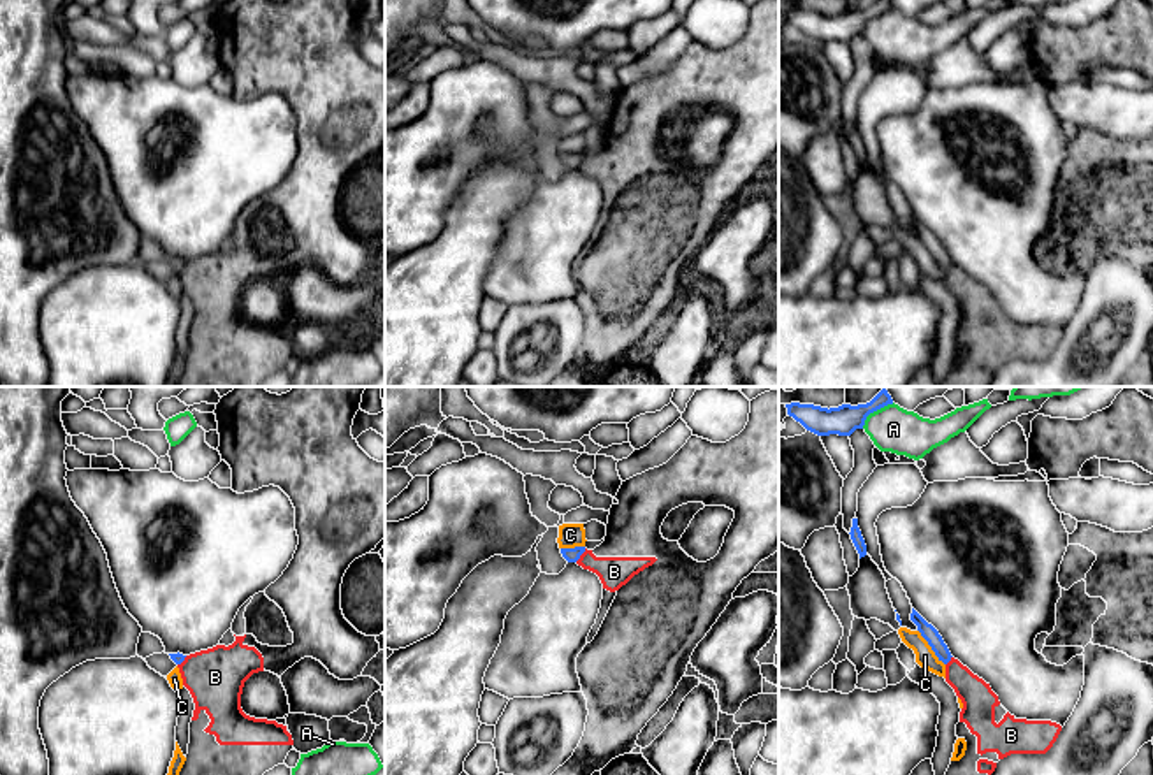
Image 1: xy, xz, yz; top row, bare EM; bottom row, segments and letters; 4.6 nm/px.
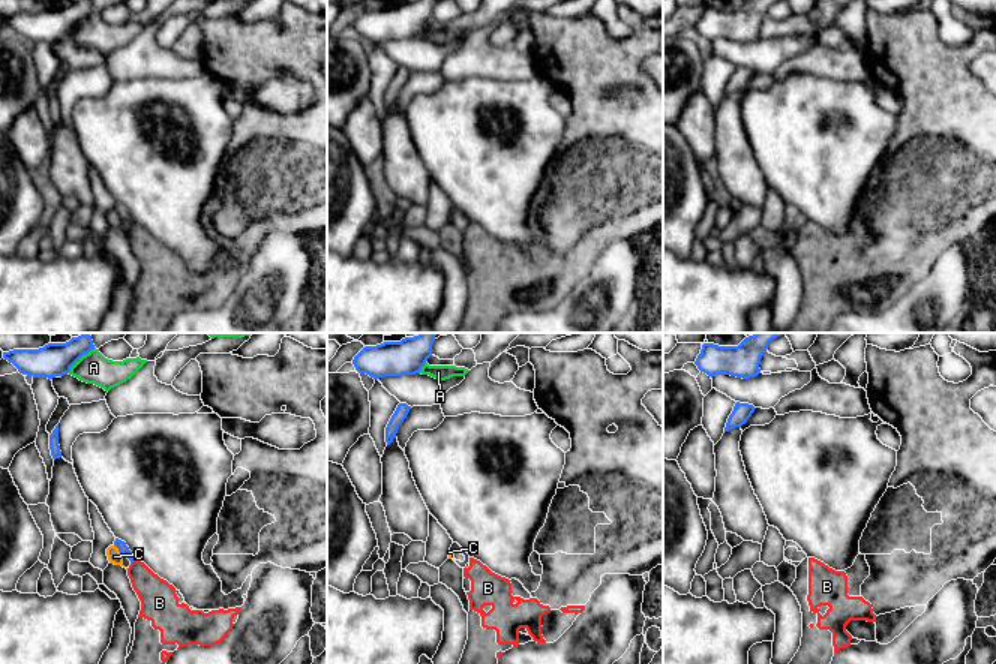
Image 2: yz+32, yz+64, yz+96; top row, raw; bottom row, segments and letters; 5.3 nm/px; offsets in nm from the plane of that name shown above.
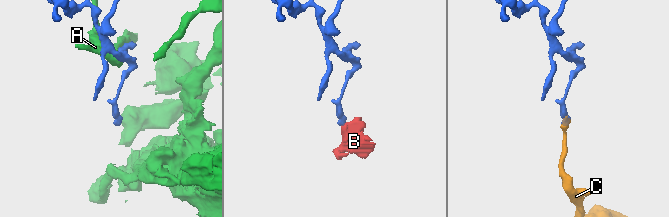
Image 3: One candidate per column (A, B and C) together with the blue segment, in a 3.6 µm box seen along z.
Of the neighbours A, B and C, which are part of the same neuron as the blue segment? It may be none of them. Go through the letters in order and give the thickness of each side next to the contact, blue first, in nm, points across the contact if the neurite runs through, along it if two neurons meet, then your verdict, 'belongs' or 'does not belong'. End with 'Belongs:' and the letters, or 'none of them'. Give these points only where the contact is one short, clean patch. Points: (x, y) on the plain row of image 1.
A: calibres 140 and 220 nm; does not belong
B: calibres 60 and 140 nm; border xz (586, 155), (575, 167); does not belong
C: calibres 70 and 90 nm; border yz (918, 236), (944, 271); does not belong
Belongs: none of them

